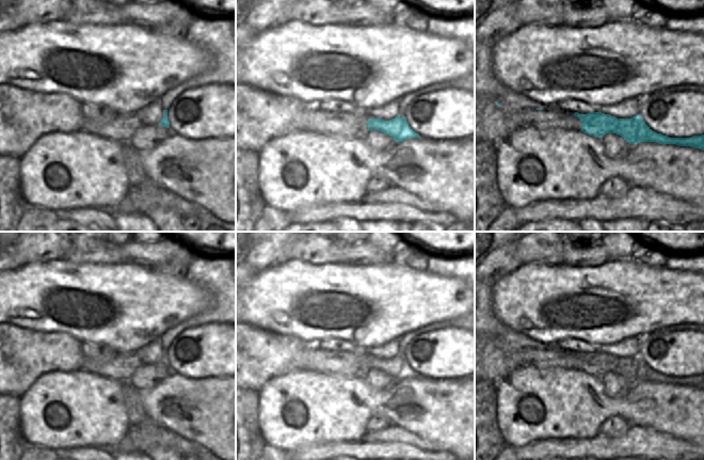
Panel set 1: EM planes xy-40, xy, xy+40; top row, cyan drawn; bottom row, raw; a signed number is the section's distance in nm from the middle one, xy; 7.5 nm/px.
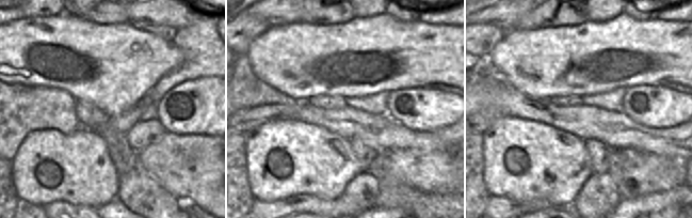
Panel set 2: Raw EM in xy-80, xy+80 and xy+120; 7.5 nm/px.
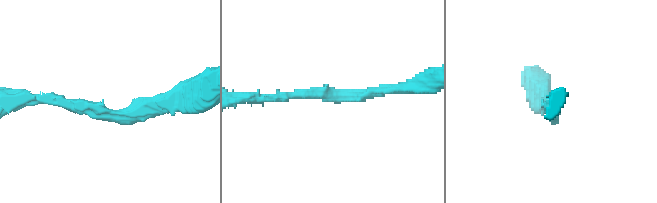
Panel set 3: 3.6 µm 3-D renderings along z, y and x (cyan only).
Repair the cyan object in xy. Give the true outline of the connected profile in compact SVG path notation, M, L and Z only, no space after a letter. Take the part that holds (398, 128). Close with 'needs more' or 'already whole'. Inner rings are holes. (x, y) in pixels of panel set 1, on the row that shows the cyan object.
M399 114L390 121L374 117L369 118L368 131L373 129L390 136L396 142L401 142L410 138L420 138L420 136L409 126L406 117L401 118Z; already whole

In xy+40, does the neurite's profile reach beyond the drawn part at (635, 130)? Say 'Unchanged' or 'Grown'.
Unchanged

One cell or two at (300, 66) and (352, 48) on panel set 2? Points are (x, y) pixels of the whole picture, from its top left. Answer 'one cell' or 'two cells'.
one cell

